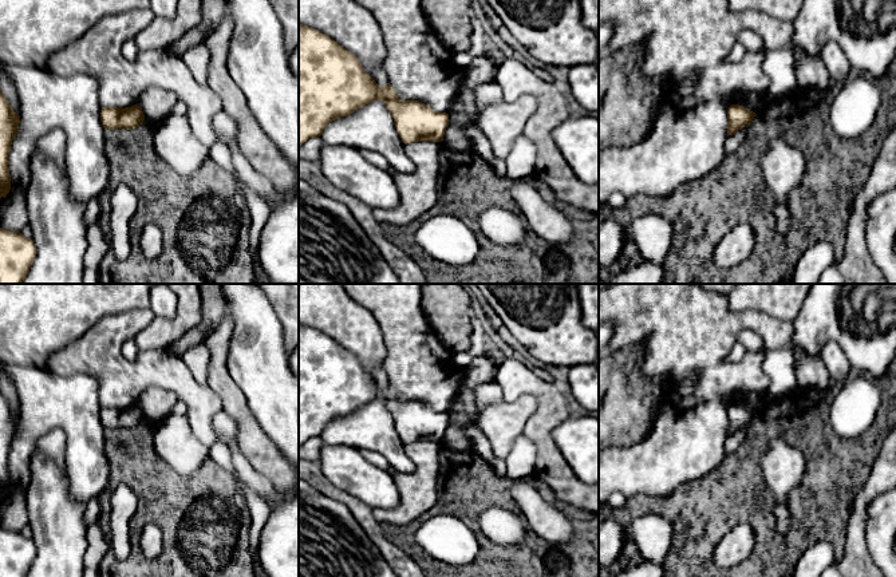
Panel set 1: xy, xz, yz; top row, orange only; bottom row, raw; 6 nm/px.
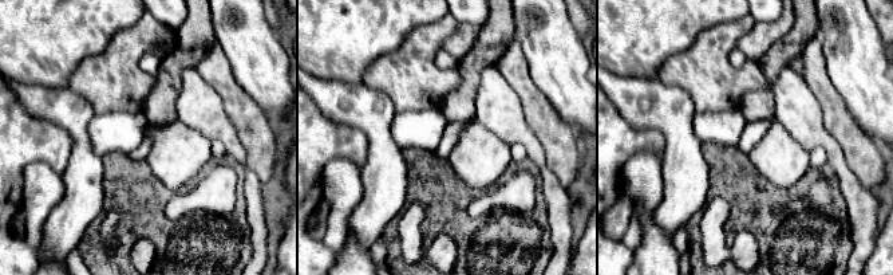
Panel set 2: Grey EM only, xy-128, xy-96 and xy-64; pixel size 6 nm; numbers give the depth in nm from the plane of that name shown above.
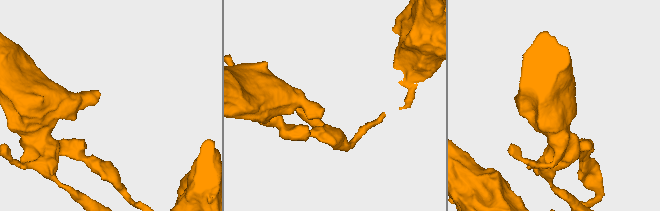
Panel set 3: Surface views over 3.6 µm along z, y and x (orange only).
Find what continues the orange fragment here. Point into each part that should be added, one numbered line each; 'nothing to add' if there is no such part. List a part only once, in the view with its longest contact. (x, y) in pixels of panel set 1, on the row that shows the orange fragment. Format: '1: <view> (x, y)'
nothing to add

